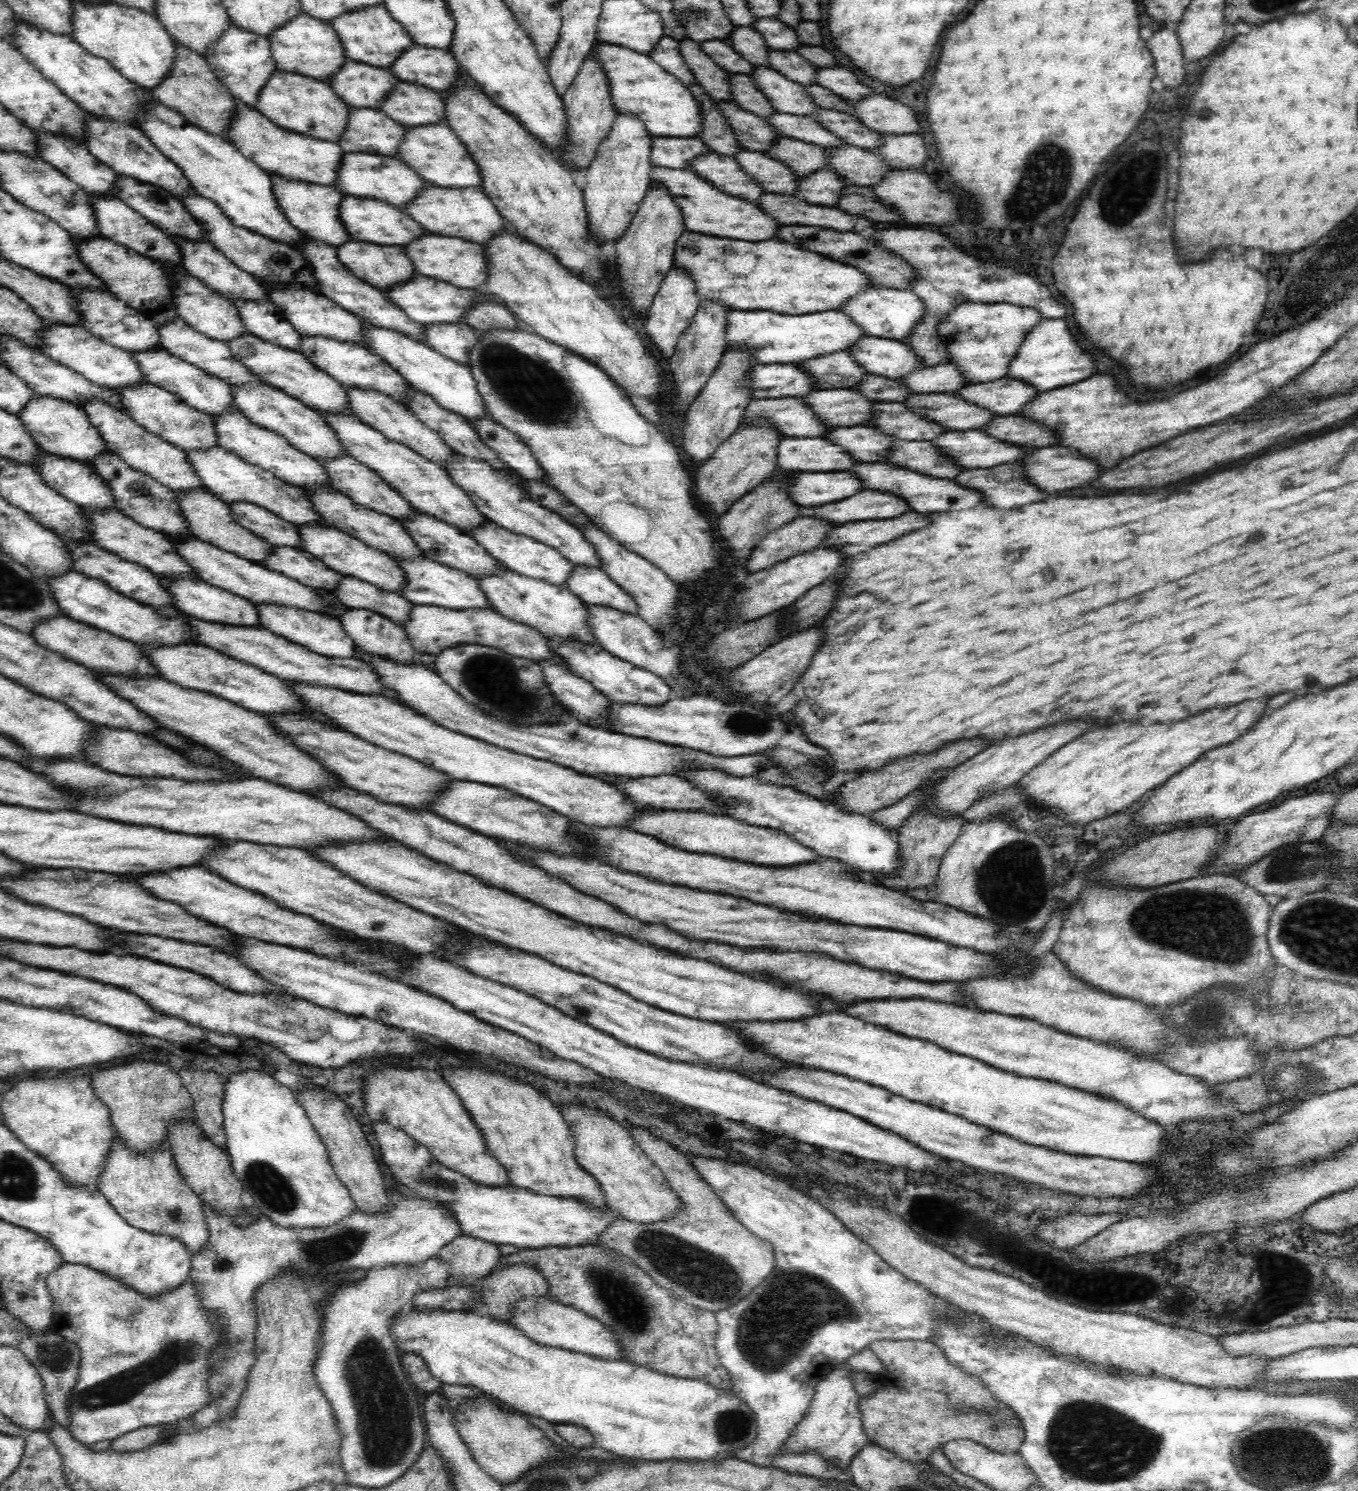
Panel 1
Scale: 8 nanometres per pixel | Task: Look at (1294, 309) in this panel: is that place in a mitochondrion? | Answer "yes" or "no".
no

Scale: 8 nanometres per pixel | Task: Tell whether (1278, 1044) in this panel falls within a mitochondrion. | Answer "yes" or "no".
no

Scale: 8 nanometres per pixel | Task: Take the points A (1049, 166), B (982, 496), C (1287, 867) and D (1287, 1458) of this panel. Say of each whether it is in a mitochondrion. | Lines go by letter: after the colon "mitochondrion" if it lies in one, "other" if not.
A: mitochondrion
B: other
C: mitochondrion
D: mitochondrion

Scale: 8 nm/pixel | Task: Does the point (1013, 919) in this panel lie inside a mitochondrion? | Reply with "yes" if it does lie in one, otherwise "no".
yes

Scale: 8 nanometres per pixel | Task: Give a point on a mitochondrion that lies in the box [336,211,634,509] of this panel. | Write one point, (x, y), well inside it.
(537, 390)

